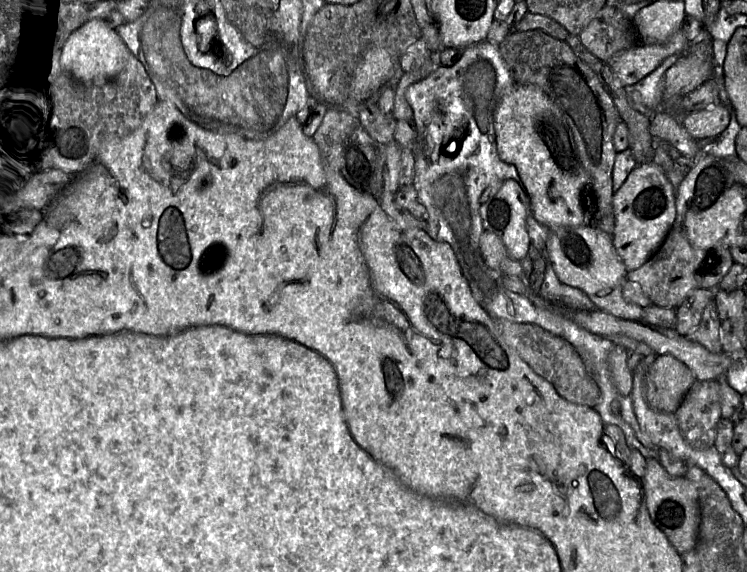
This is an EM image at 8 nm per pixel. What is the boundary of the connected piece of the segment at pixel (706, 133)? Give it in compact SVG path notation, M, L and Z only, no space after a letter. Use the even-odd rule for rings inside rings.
M723 104L688 113L681 119L683 127L696 140L719 137L727 129L729 122L730 110Z

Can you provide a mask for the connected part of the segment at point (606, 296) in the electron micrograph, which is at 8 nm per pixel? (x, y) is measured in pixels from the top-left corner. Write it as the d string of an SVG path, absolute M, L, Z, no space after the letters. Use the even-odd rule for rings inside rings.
M589 224L553 229L549 231L546 252L547 261L550 261L558 279L568 286L582 290L596 309L621 319L642 321L643 308L623 297L622 290L628 281L628 271L616 253L612 236Z

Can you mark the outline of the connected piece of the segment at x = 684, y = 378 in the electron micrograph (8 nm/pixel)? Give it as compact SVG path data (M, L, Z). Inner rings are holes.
M657 355L645 370L644 399L653 411L674 414L695 380L683 362L672 355Z

